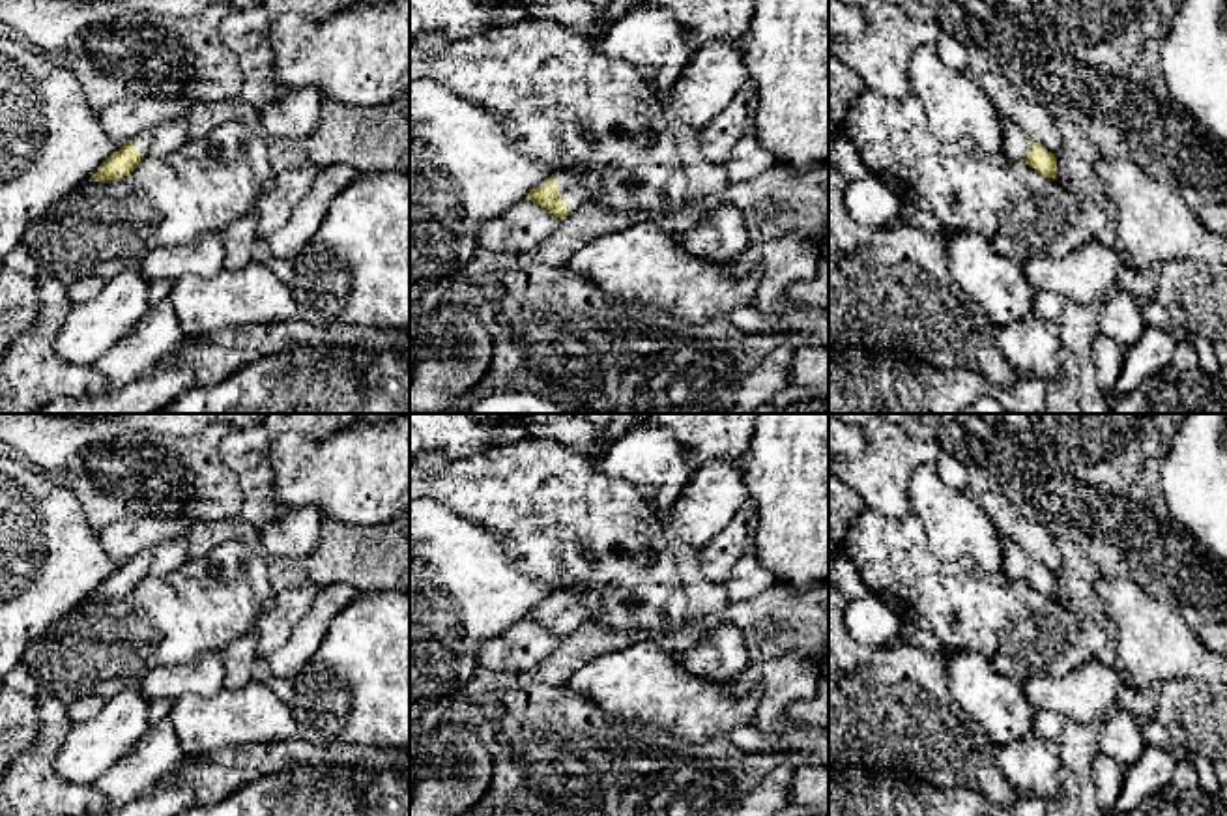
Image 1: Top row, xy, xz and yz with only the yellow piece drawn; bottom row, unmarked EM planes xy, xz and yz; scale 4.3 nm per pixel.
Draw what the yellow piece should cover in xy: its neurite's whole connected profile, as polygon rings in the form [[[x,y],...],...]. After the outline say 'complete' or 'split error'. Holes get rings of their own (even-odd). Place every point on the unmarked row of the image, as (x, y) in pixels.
[[[180,537],[161,545],[153,545],[138,552],[112,573],[90,597],[90,601],[108,601],[123,597],[137,588],[140,580],[163,576],[189,560],[189,541]]]; split error

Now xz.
[[[572,591],[552,593],[539,606],[531,608],[526,618],[546,627],[561,640],[589,621],[585,606]]]; split error

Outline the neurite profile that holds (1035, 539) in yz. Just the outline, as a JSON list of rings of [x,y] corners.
[[[999,490],[982,492],[976,502],[1001,533],[1008,535],[1027,556],[1040,561],[1055,576],[1059,575],[1062,552],[1059,541],[1044,524],[1027,518]]]

